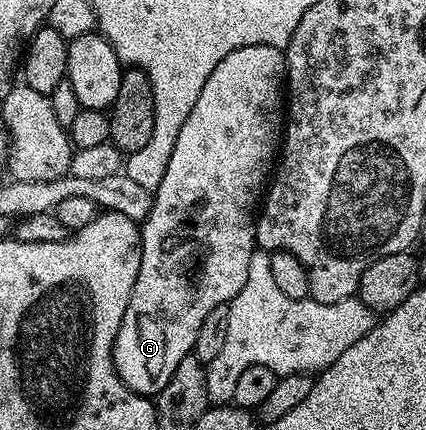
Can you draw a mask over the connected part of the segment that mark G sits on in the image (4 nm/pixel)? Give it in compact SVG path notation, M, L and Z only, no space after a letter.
M250 45L242 49L234 49L234 53L218 61L218 69L214 69L206 85L202 85L202 93L194 109L190 109L190 117L186 117L186 125L180 127L178 141L174 141L174 153L170 153L170 161L166 165L166 177L162 177L162 181L157 184L152 196L152 208L140 227L142 261L138 269L138 277L134 281L132 296L126 305L126 313L122 317L122 325L118 325L116 344L112 346L112 360L116 366L116 372L120 380L128 386L129 391L155 397L166 385L166 381L170 381L174 369L178 369L178 361L182 361L182 357L193 354L198 329L202 329L202 321L206 321L206 313L210 313L210 309L231 303L233 297L242 289L242 285L246 285L250 257L253 251L257 250L254 216L265 194L266 184L273 174L274 160L277 158L278 148L282 143L282 132L286 122L286 91L282 86L285 75L286 55L281 48L270 45Z

